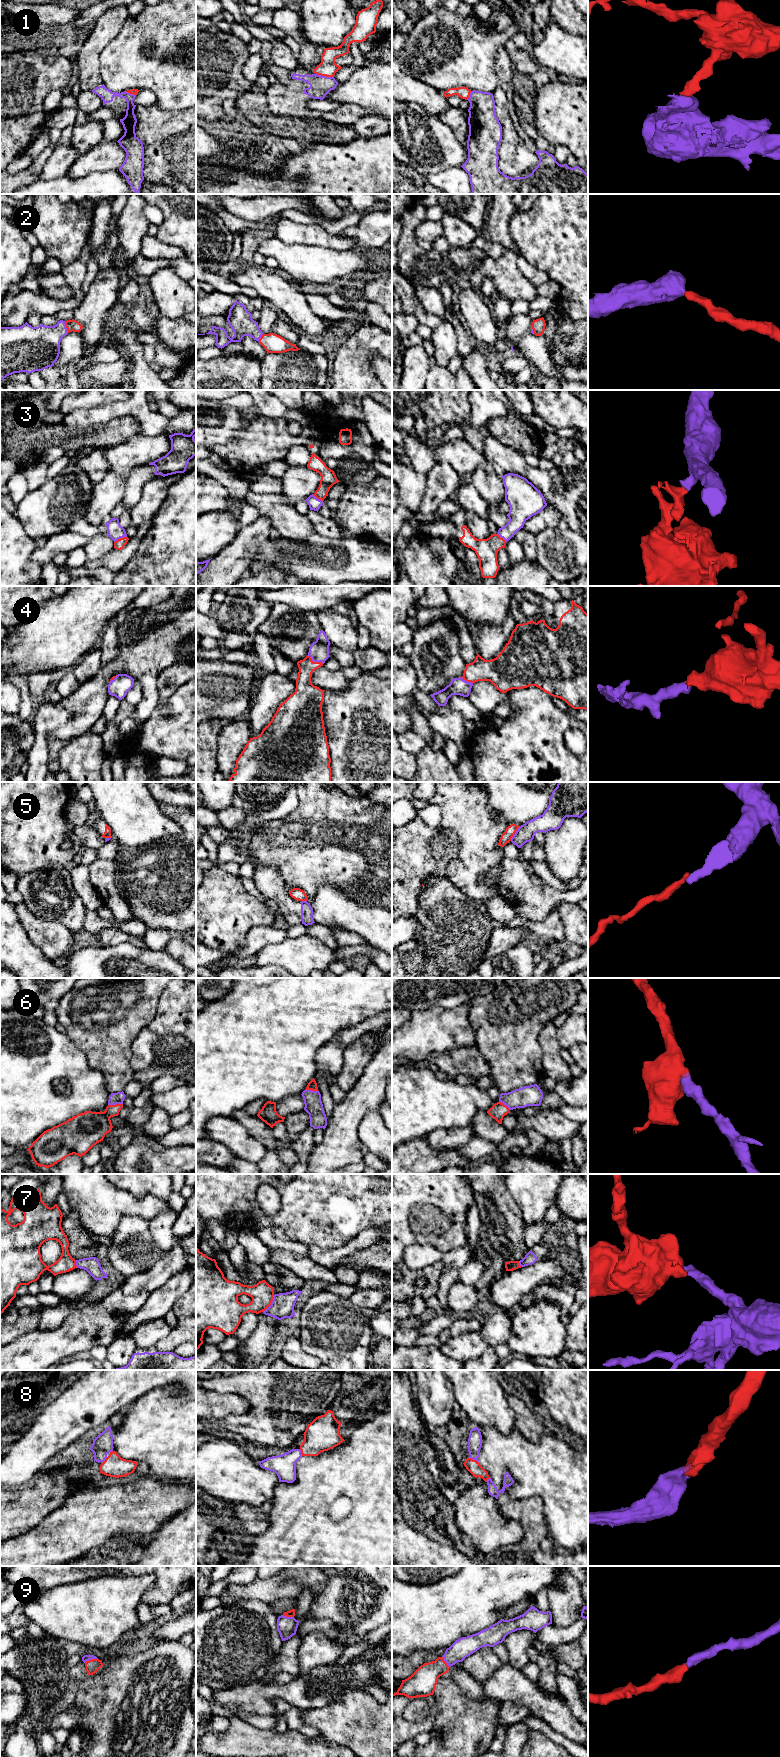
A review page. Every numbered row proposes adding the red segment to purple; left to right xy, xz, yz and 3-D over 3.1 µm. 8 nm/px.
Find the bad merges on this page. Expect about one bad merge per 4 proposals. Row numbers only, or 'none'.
5, 7

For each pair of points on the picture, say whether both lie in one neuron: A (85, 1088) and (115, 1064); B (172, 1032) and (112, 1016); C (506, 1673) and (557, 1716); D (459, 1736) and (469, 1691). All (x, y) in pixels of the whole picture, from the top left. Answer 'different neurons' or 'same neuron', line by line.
A: different neurons
B: different neurons
C: same neuron
D: different neurons

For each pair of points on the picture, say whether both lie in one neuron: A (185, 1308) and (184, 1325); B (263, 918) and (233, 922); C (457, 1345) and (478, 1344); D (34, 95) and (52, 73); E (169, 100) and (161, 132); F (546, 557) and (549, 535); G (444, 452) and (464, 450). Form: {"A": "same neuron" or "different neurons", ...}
{"A": "same neuron", "B": "same neuron", "C": "same neuron", "D": "same neuron", "E": "different neurons", "F": "same neuron", "G": "same neuron"}

